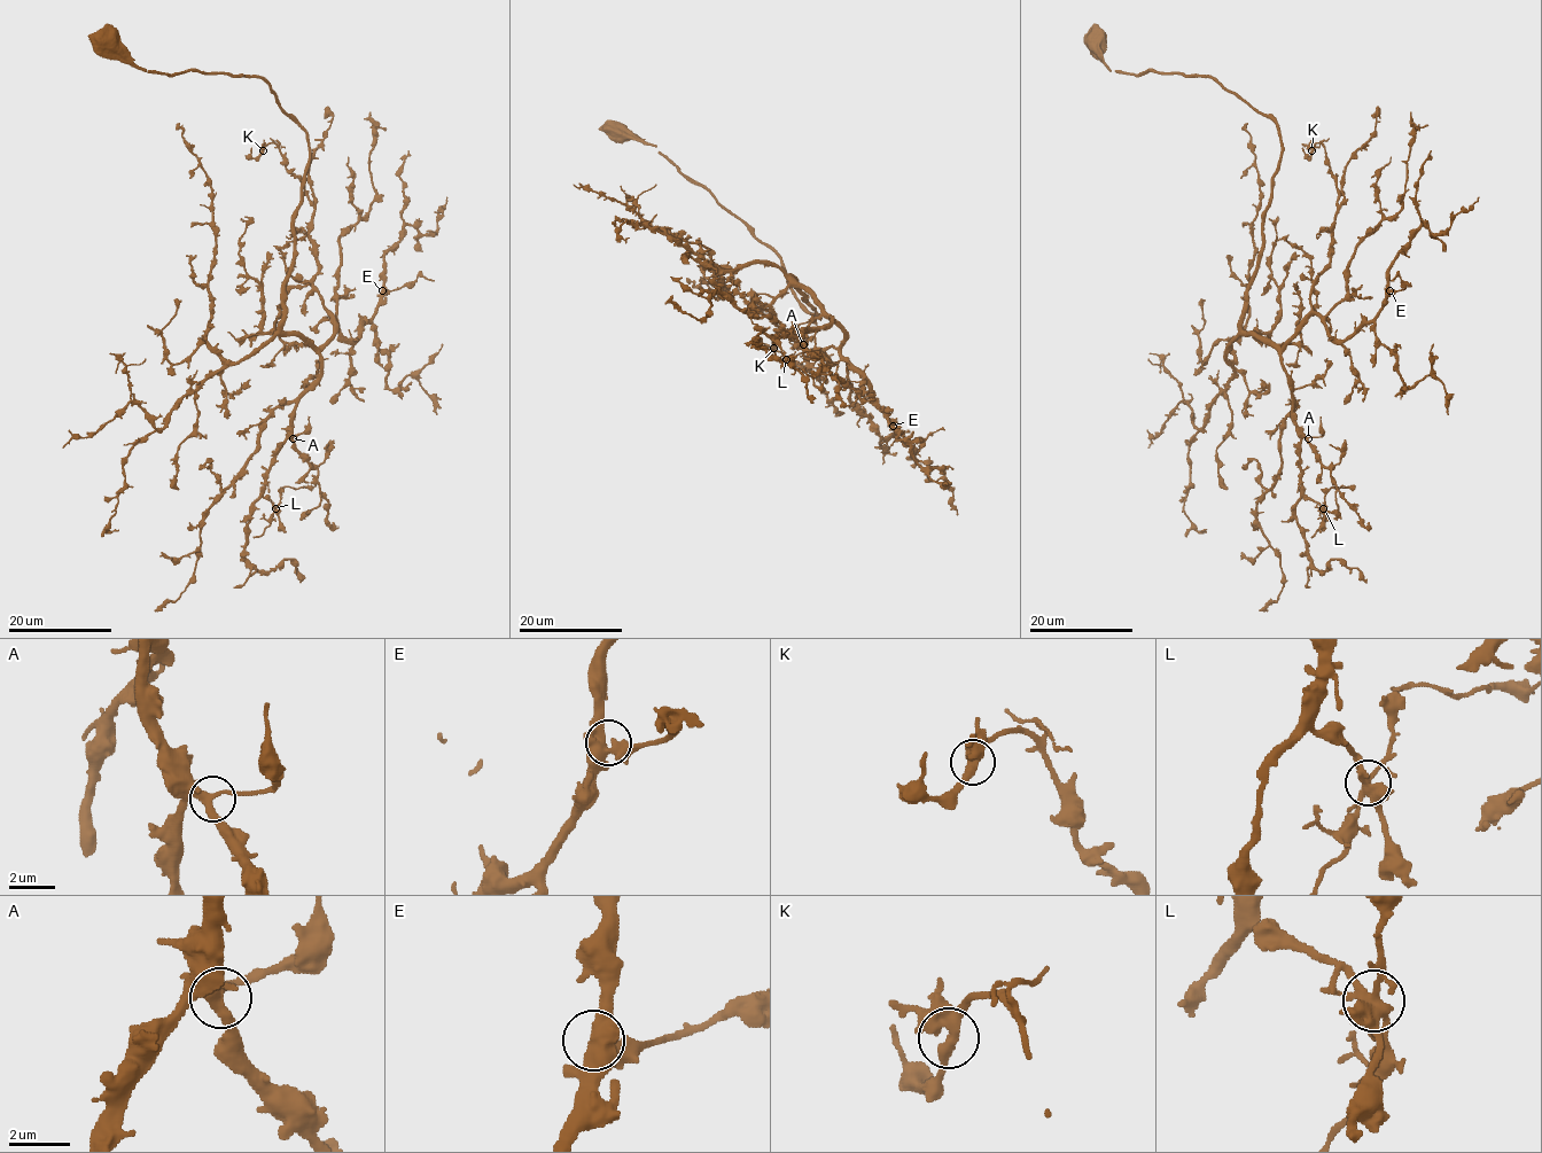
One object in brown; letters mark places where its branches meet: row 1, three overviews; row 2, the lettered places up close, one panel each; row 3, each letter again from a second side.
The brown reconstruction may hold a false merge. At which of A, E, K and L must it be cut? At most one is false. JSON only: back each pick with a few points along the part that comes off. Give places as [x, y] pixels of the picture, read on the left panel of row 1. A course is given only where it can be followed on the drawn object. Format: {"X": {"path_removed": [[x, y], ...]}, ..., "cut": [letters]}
{"L": {"path_removed": [[275, 508], [285, 487], [316, 487]]}, "cut": ["L"]}

